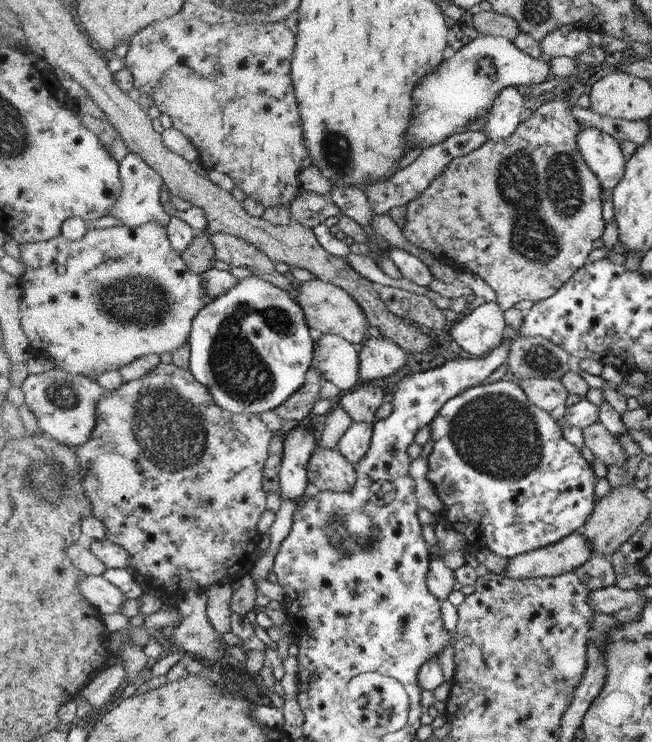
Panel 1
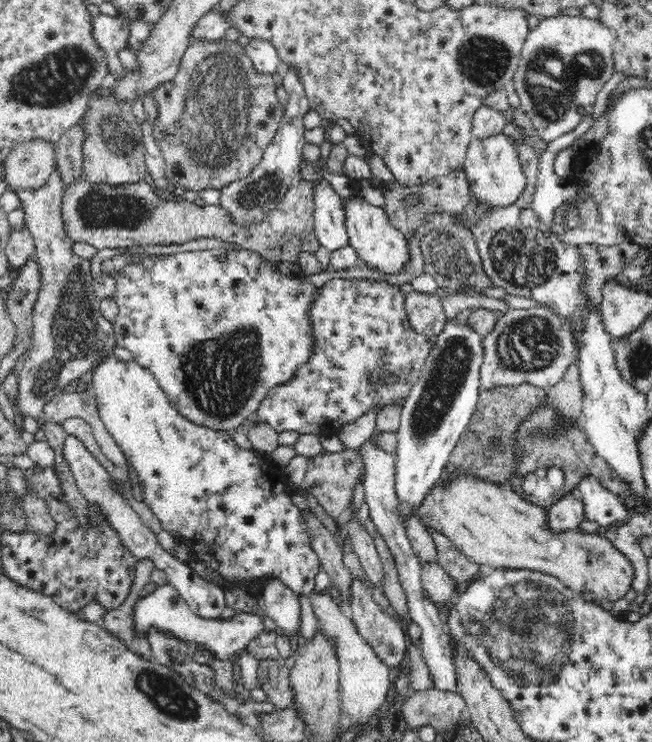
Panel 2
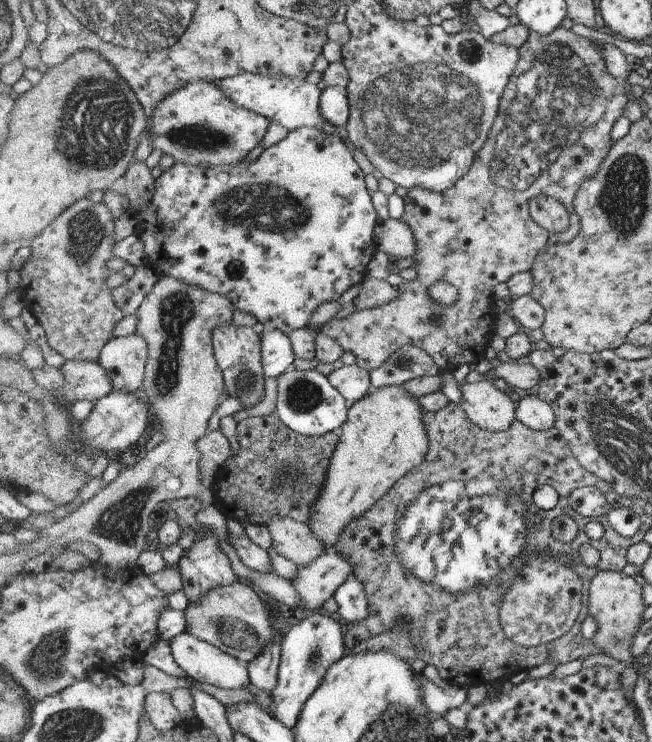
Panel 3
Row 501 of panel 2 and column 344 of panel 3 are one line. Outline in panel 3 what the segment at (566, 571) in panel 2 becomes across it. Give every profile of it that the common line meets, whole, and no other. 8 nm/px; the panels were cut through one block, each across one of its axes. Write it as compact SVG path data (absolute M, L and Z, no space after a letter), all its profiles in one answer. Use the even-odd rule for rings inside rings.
M403 385L377 388L374 394L366 395L350 405L349 416L341 426L340 439L326 470L324 490L313 505L312 518L308 520L312 534L318 538L318 542L322 542L326 552L333 551L342 532L350 523L360 519L382 496L389 494L398 480L404 479L409 471L422 464L429 452L429 432L426 432L423 415L420 401L410 392L406 392Z

